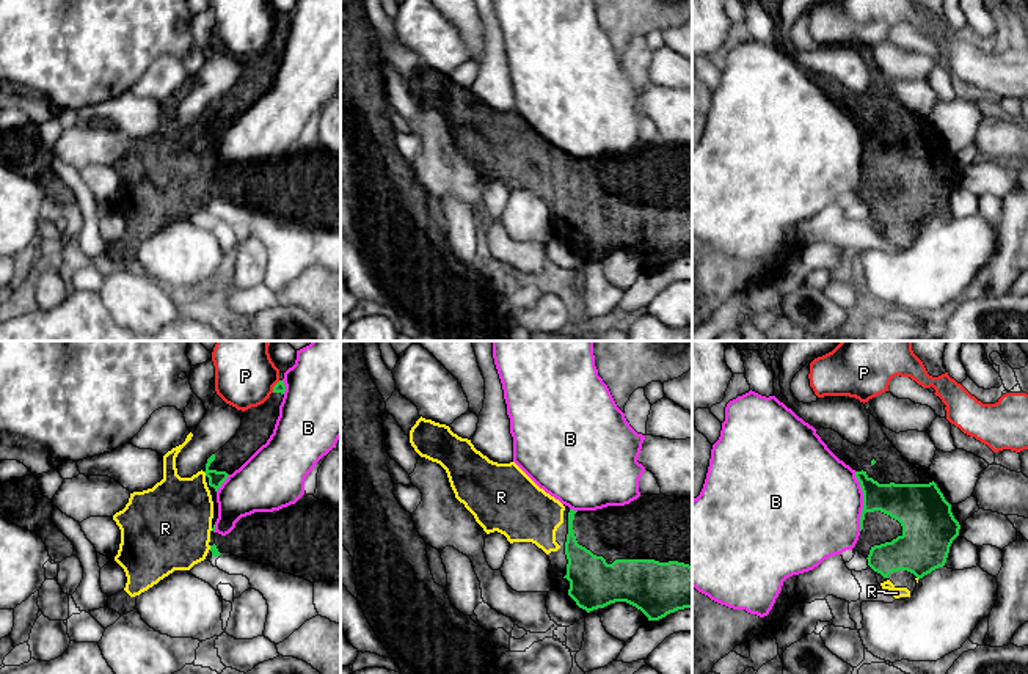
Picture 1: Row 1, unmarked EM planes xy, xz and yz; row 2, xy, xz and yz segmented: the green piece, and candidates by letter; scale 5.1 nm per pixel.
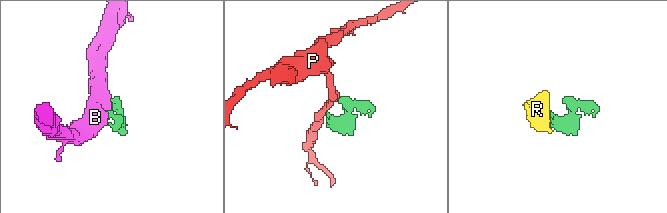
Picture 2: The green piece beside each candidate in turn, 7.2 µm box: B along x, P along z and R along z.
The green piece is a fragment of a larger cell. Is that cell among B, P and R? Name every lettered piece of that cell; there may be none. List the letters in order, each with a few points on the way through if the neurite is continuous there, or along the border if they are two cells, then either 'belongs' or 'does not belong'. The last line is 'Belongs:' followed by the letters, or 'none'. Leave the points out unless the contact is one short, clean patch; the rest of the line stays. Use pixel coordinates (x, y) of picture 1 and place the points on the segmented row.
B: does not belong
P: border xy (280, 380), (272, 391); does not belong
R: belongs
Belongs: R

